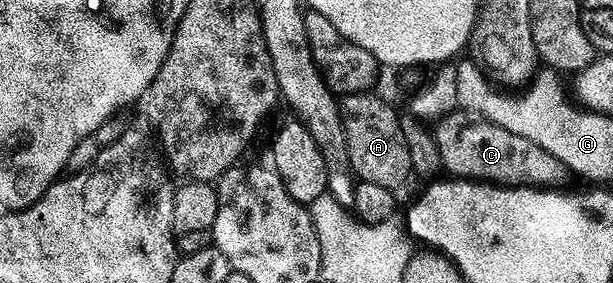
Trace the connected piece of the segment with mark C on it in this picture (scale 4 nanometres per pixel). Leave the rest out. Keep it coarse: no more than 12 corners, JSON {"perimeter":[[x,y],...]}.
{"perimeter":[[474,112],[431,133],[453,178],[557,186],[559,158]]}

